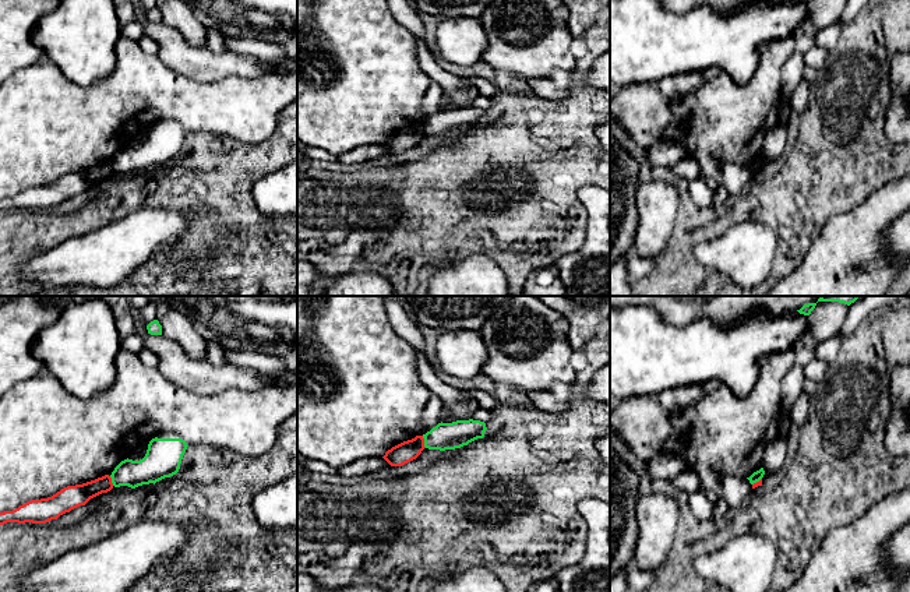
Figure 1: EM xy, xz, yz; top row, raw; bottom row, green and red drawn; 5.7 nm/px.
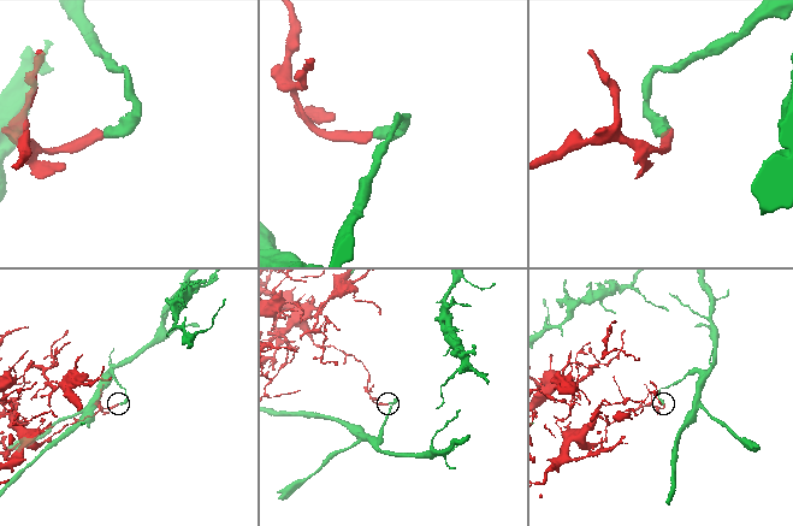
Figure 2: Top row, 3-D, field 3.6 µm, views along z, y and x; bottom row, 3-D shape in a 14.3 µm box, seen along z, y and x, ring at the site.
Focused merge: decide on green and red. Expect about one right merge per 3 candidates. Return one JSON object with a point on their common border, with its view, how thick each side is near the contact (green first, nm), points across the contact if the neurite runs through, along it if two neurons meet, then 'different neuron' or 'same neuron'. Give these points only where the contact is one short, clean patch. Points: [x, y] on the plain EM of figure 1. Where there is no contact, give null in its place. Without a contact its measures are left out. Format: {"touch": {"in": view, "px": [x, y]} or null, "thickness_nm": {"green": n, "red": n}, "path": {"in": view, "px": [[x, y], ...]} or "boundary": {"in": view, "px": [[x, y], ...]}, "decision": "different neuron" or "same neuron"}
{"touch": {"in": "xz", "px": [424, 129]}, "thickness_nm": {"green": 160, "red": 120}, "boundary": {"in": "xz", "px": [[422, 123], [426, 134]]}, "decision": "different neuron"}

